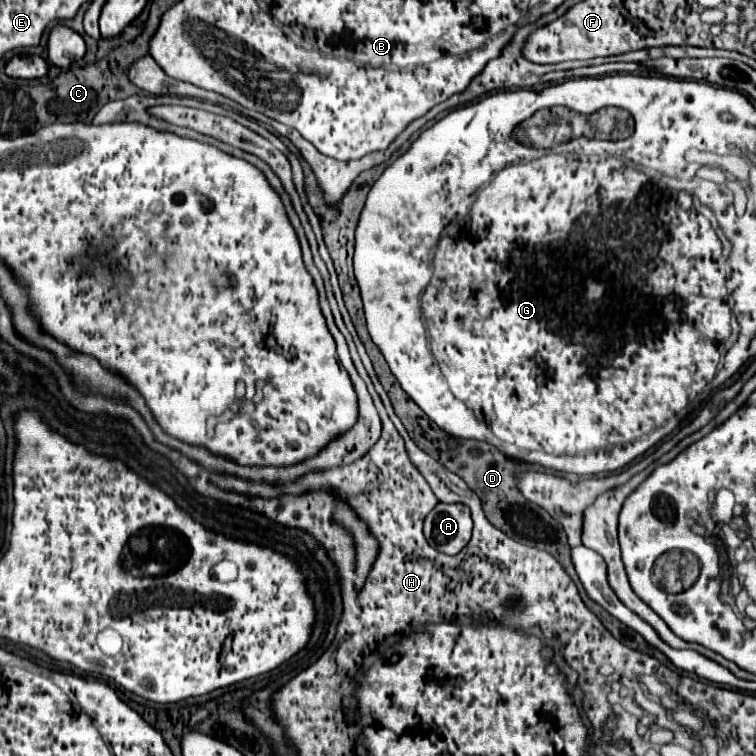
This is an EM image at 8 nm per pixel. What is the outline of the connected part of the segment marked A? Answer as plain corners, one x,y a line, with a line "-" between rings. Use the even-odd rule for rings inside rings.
438,503
424,521
424,535
428,543
446,553
460,553
472,537
472,517
466,505

